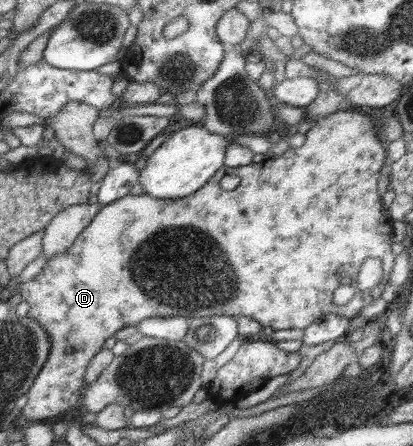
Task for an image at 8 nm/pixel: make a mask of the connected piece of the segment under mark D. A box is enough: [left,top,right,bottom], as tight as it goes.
[17,109,395,422]

